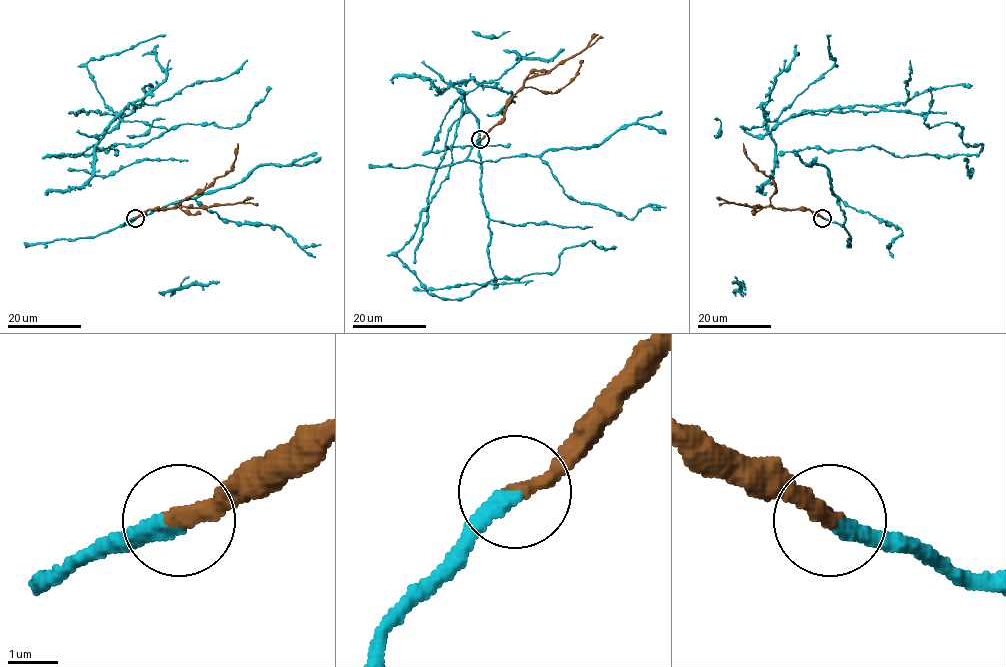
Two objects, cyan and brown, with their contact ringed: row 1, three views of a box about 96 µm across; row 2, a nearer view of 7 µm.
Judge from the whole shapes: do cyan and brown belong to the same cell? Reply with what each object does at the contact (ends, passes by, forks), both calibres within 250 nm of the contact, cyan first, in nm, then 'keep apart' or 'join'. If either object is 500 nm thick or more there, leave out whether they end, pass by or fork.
cyan ends; brown ends; calibres 320 and 340 nm; join

